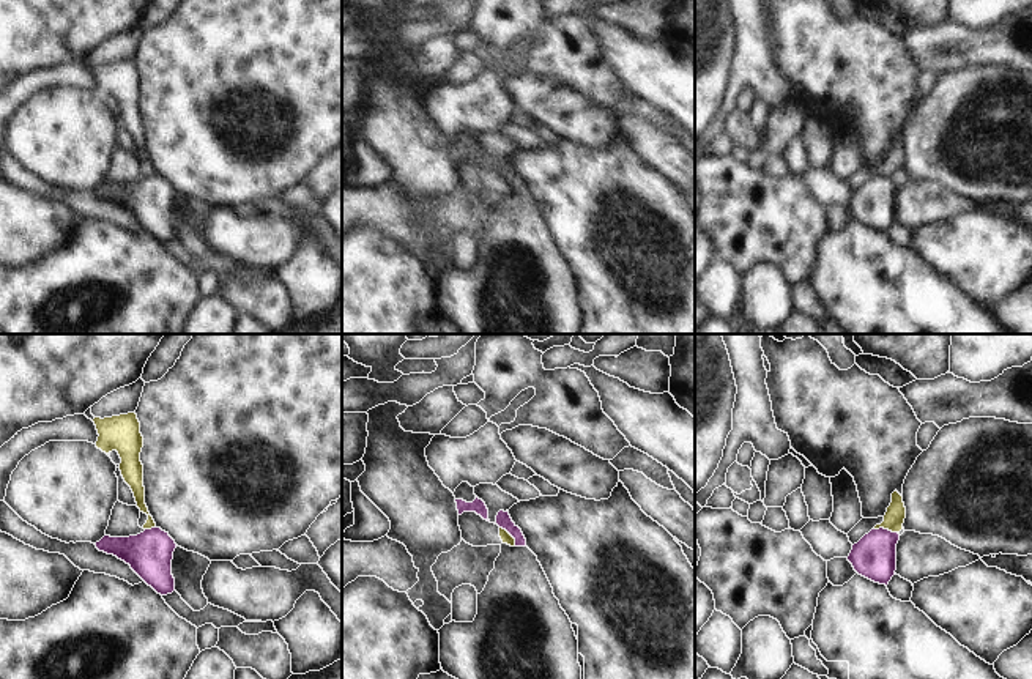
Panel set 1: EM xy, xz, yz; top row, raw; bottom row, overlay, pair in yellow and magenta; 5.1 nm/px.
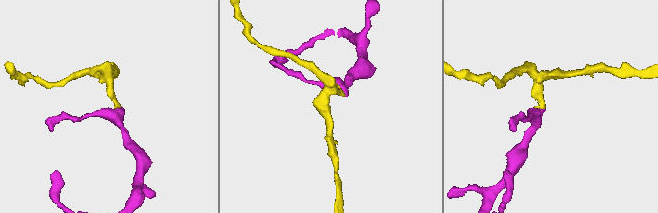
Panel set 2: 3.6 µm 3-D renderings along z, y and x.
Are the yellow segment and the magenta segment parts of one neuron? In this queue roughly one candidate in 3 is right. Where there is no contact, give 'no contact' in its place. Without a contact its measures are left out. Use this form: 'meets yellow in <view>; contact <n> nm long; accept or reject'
meets yellow in yz; contact 120 nm long; reject

